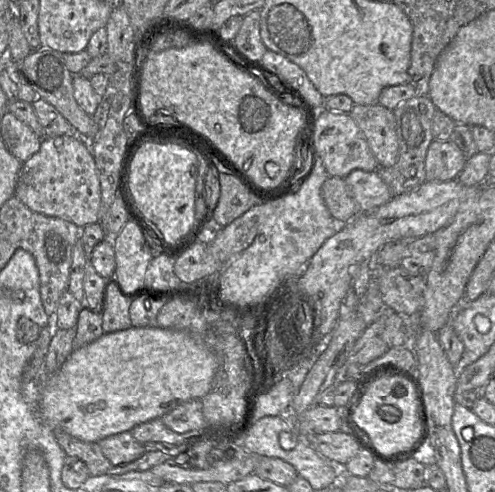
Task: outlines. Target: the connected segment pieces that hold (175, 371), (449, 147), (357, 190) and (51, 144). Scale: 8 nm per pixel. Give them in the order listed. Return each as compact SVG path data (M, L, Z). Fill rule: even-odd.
M130 327L104 333L94 342L74 350L41 392L39 416L53 430L61 429L86 442L130 431L134 426L174 409L180 403L203 398L212 388L217 370L214 354L187 332L162 327Z
M434 139L429 145L425 159L425 178L428 182L456 180L467 159L450 139Z
M353 170L344 180L359 211L373 211L392 198L389 187L377 171Z
M75 133L42 138L40 149L22 164L14 195L30 210L61 218L79 228L98 223L100 181L86 140Z

